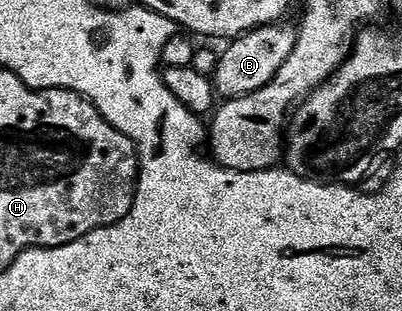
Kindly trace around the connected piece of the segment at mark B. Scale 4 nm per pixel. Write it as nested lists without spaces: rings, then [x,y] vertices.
[[[290,21],[269,23],[267,27],[257,27],[254,31],[245,31],[229,44],[230,48],[219,54],[218,67],[212,76],[214,90],[223,100],[239,99],[256,89],[264,89],[276,77],[280,65],[288,61],[292,49],[296,49],[299,28]]]

